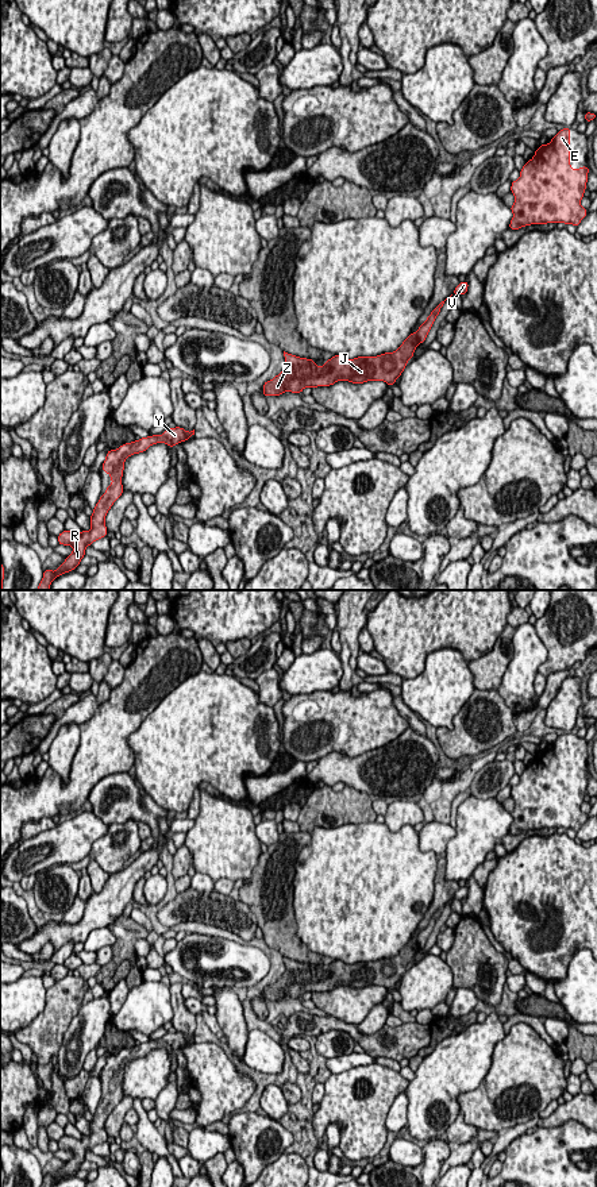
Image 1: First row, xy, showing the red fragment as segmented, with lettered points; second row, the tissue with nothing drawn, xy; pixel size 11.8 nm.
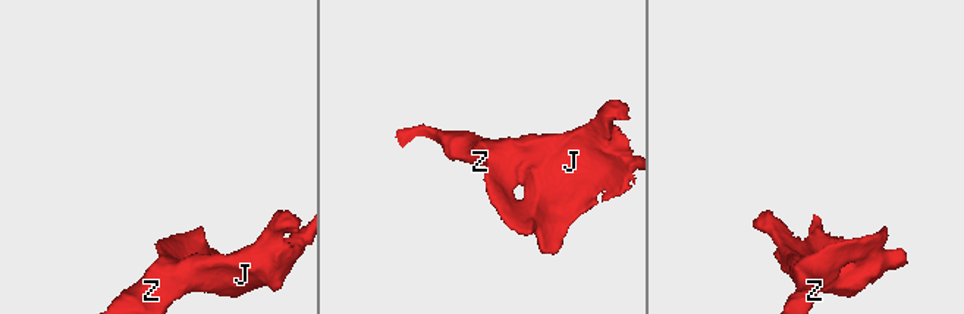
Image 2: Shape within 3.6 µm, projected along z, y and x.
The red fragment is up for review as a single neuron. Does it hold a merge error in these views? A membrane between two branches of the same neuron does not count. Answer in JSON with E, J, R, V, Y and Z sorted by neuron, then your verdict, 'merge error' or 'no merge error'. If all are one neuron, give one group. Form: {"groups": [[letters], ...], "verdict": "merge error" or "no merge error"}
{"groups": [["E", "V"], ["J", "R", "Y", "Z"]], "verdict": "merge error"}

